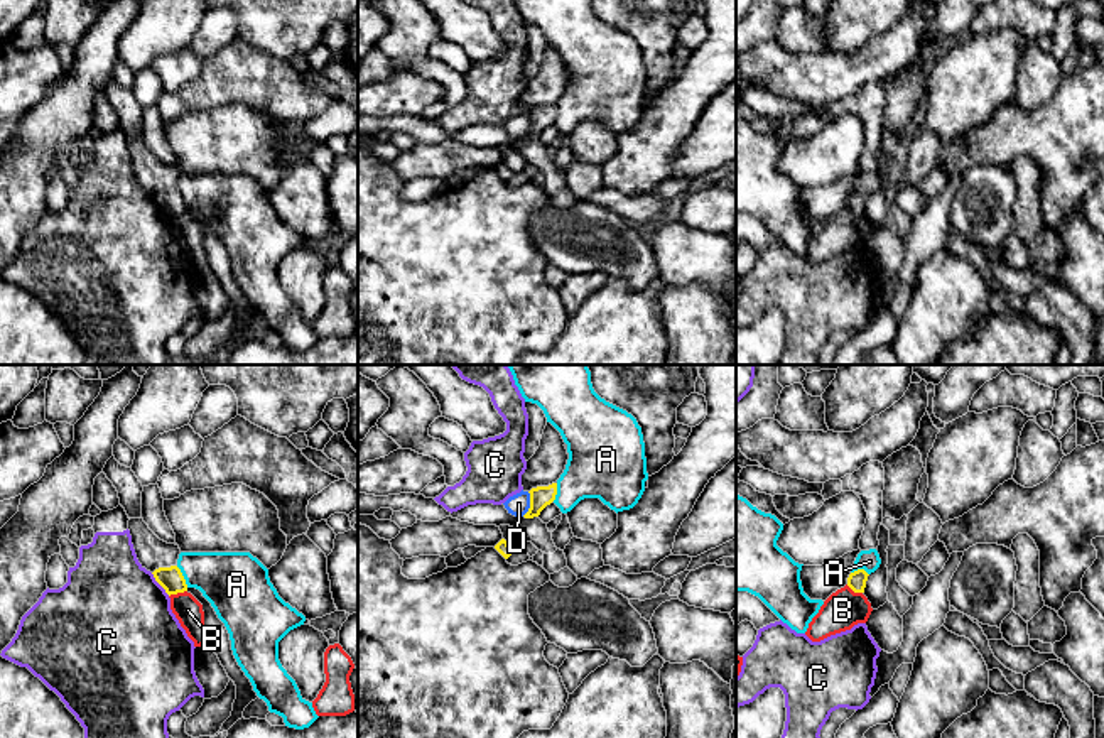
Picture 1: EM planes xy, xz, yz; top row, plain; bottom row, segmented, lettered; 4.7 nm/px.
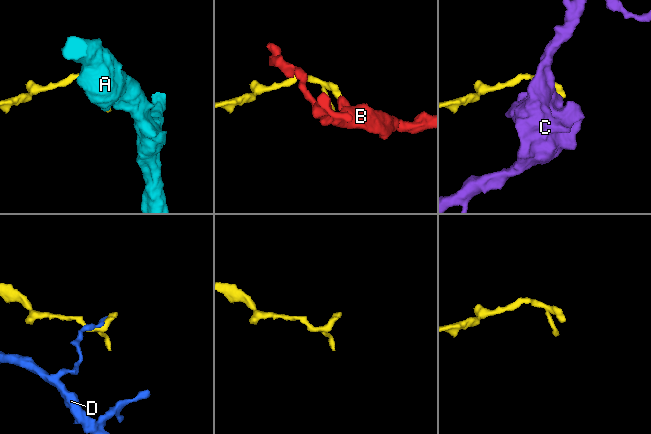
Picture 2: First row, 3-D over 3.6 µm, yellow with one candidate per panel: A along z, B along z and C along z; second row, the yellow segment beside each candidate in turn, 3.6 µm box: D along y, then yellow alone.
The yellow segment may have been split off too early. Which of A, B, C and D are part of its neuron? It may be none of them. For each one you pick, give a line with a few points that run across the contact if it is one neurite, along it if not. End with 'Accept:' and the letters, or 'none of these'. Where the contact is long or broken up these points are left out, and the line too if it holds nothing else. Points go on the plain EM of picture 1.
Accept: none of these

